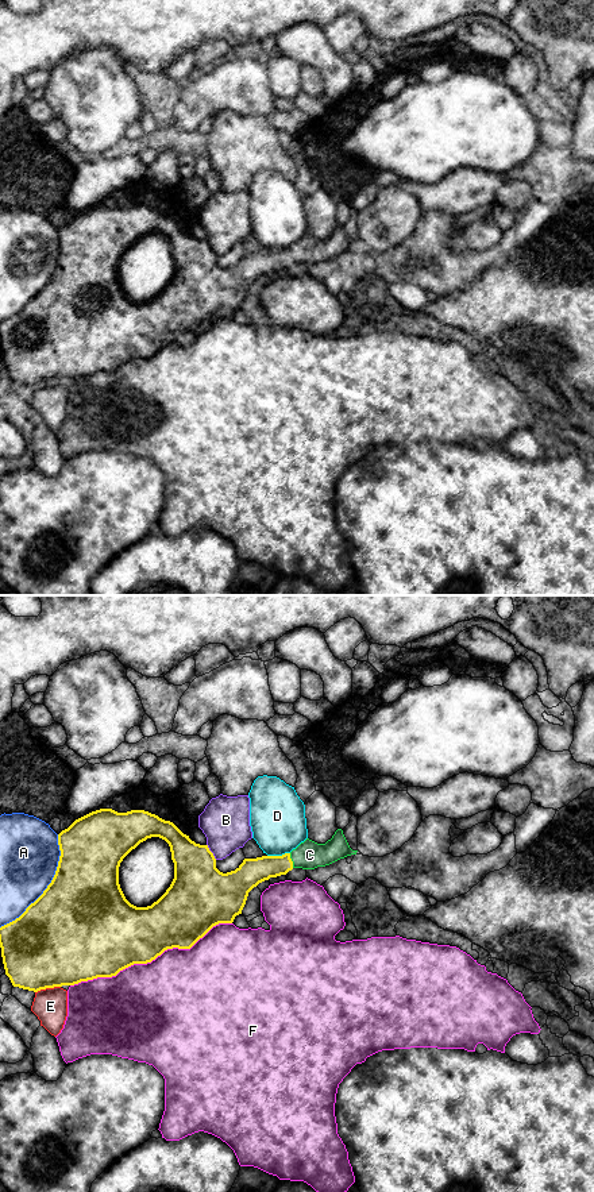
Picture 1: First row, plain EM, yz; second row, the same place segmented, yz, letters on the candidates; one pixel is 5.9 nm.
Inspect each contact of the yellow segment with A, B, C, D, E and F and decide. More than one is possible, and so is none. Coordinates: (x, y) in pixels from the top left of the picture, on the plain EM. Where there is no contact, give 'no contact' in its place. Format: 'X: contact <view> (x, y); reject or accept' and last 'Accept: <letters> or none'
A: contact yz (49, 280); reject
B: contact yz (211, 247); reject
C: contact yz (290, 255); accept
D: contact yz (278, 251); reject
E: contact yz (47, 382); reject
F: contact yz (150, 357); reject
Accept: C

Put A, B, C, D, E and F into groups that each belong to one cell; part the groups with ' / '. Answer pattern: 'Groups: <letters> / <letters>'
Groups: A / B / C / D / E / F

